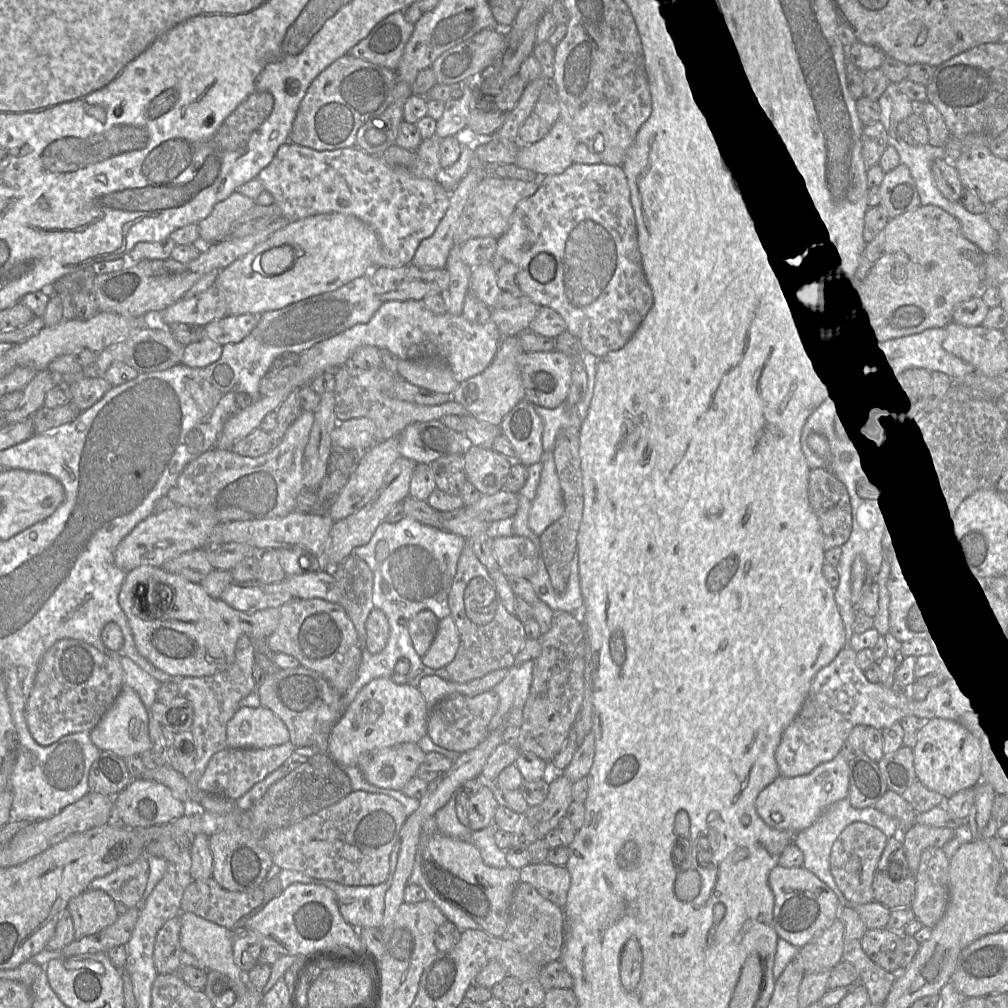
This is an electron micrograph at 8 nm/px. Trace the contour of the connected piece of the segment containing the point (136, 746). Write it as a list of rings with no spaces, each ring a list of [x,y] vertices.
[[[123,686],[114,703],[89,732],[91,741],[99,750],[112,751],[123,759],[128,756],[139,756],[146,751],[151,751],[152,748],[149,718],[150,713],[139,695],[132,688]]]

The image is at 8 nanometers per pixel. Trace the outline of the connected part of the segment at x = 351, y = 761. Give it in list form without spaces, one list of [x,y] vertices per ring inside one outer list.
[[[391,678],[373,679],[359,690],[353,701],[343,710],[330,731],[327,753],[340,767],[356,766],[359,756],[365,752],[397,746],[402,743],[418,743],[427,735],[430,710],[418,687],[394,683]]]

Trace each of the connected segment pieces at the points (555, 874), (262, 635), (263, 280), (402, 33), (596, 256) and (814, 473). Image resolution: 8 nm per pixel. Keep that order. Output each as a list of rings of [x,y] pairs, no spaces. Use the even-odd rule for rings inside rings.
[[[547,862],[529,863],[519,871],[520,882],[529,883],[544,898],[563,909],[571,883],[570,873],[565,866]]]
[[[142,565],[127,573],[118,603],[127,616],[138,652],[156,668],[173,676],[211,676],[226,669],[235,660],[240,636],[266,640],[280,620],[279,608],[251,613],[236,610],[212,598],[200,583],[151,565]],[[144,604],[154,610],[154,617],[144,613]]]
[[[327,213],[292,221],[266,240],[256,245],[249,253],[222,269],[214,286],[223,295],[228,315],[263,314],[278,310],[310,296],[335,290],[355,278],[368,275],[374,268],[380,242],[377,234],[358,218],[342,213]],[[282,245],[290,245],[295,250],[293,265],[278,275],[262,272],[260,258],[266,251]]]
[[[404,11],[395,12],[379,22],[348,54],[395,71],[413,30]]]
[[[602,163],[572,164],[560,174],[540,177],[537,191],[530,197],[518,202],[515,206],[510,217],[508,229],[497,239],[497,248],[490,262],[497,274],[497,284],[503,292],[508,291],[514,295],[526,295],[538,306],[550,307],[557,311],[566,322],[566,330],[580,340],[585,351],[597,357],[602,357],[610,351],[618,350],[623,347],[638,329],[653,305],[653,292],[646,280],[643,270],[642,257],[638,247],[636,219],[630,200],[630,189],[622,166]],[[540,253],[552,255],[556,263],[554,277],[547,283],[538,282],[529,272],[530,261]]]
[[[823,467],[811,469],[808,479],[808,499],[821,527],[825,552],[845,544],[853,530],[853,507],[844,482],[830,469]]]

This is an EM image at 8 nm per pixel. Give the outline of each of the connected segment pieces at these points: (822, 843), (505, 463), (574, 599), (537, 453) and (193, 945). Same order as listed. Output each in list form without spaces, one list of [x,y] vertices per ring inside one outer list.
[[[846,797],[829,806],[810,827],[795,834],[793,840],[793,843],[799,847],[804,855],[803,867],[816,875],[833,890],[841,907],[850,908],[853,908],[856,904],[847,900],[837,886],[830,871],[830,855],[834,842],[840,836],[842,831],[854,822],[864,822],[874,826],[880,829],[888,838],[900,834],[898,823],[894,818],[882,813],[875,807],[862,809],[853,808],[850,804],[849,797]]]
[[[472,445],[463,455],[467,480],[482,495],[493,495],[503,489],[513,460],[490,448]]]
[[[575,550],[571,561],[571,572],[564,592],[556,592],[552,585],[547,591],[538,594],[538,599],[547,604],[553,611],[565,611],[568,613],[580,613],[583,608],[583,596],[580,587],[578,551]]]
[[[523,399],[502,419],[500,433],[513,446],[515,460],[526,467],[541,460],[543,454],[542,433],[544,424],[535,411],[535,405]]]
[[[181,912],[179,917],[181,921],[180,945],[182,950],[200,961],[202,968],[206,971],[217,971],[227,976],[236,997],[242,996],[248,989],[248,983],[245,974],[234,962],[231,931],[190,912]]]

